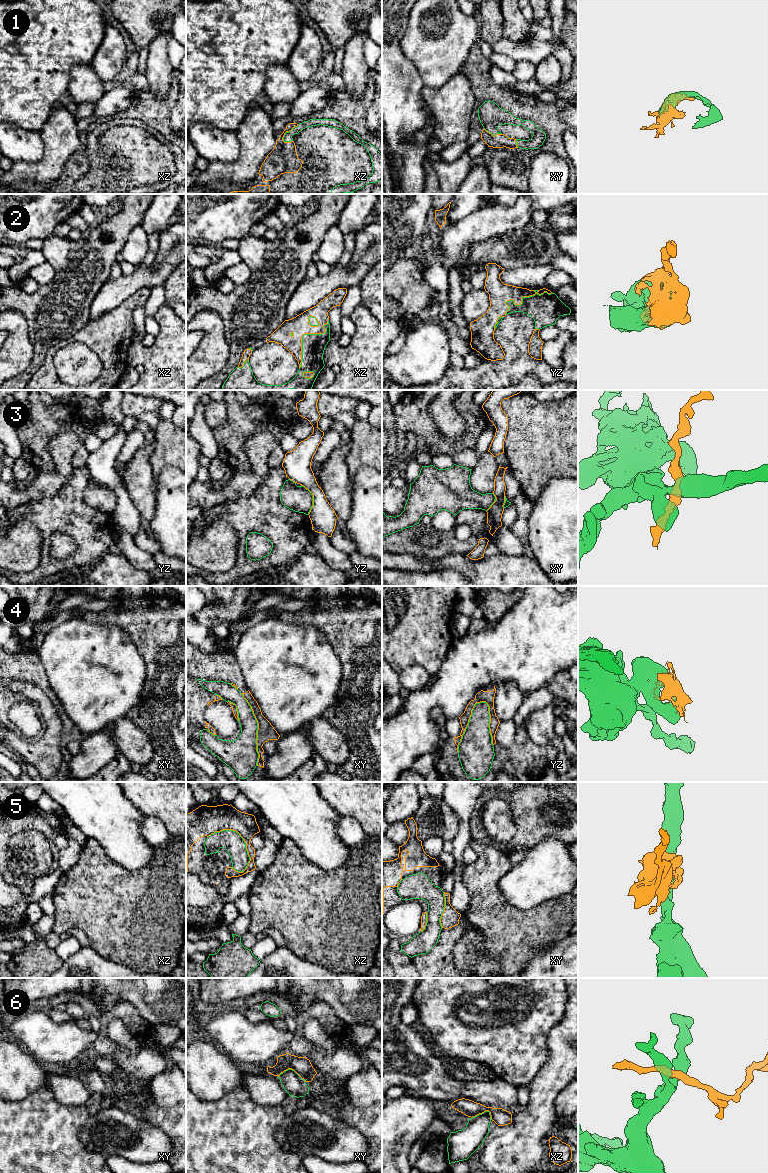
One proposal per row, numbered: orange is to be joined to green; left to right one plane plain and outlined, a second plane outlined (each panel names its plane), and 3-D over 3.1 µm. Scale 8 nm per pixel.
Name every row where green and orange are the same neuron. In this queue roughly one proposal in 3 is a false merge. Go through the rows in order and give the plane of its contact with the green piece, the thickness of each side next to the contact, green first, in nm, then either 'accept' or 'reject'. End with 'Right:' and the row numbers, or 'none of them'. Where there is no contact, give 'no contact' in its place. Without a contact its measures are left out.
1: contact in xz; calibres 70 and 220 nm; reject
2: contact in yz; calibres 240 and 180 nm; accept
3: contact in yz; calibres 200 and 220 nm; reject
4: contact in yz; calibres 280 and 100 nm; reject
5: contact in xz; calibres 160 and 220 nm; reject
6: contact in xy; calibres 170 and 150 nm; reject
Right: 2

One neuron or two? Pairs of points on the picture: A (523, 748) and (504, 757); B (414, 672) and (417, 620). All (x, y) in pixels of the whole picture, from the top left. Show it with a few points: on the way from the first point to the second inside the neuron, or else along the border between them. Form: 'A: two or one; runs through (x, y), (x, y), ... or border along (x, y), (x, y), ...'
A: one; runs through (518, 753), (514, 757), (509, 757)
B: two; border along (399, 673), (409, 665), (419, 664), (431, 675)

